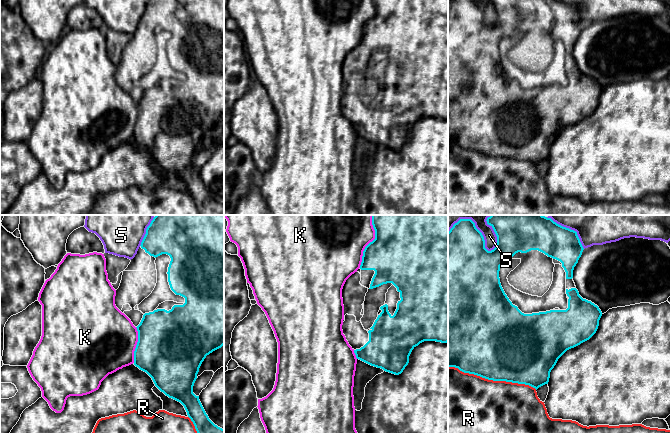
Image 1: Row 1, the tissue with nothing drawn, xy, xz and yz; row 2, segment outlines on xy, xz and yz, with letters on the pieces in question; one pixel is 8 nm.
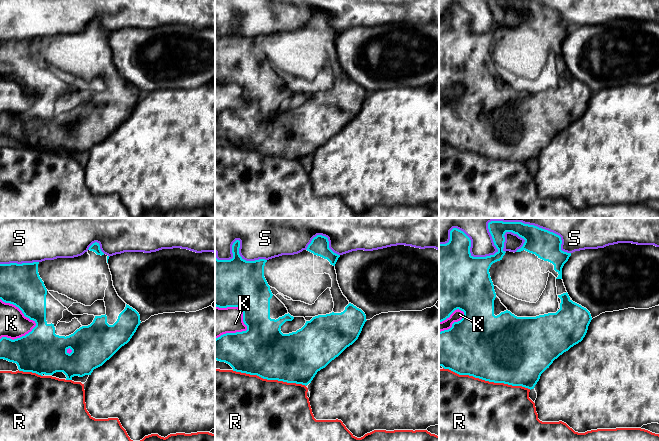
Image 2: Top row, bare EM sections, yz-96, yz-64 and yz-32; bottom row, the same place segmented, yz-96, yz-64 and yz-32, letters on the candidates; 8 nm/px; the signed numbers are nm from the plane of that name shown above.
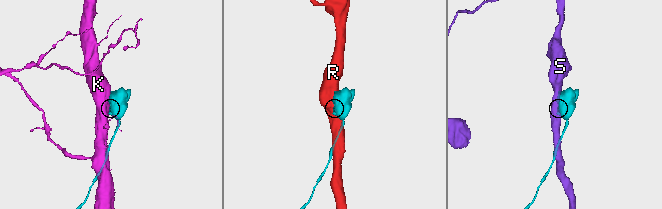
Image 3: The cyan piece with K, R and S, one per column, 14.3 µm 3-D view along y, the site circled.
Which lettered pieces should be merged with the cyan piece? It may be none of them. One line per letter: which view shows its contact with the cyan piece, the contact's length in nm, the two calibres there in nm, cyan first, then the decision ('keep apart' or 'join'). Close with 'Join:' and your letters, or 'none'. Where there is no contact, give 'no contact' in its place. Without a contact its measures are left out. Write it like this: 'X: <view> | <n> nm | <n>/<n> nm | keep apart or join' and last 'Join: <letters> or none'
K: xz | 360 nm | 440/420 nm | keep apart
R: yz | 750 nm | 500/480 nm | keep apart
S: yz | 260 nm | 460/100 nm | keep apart
Join: none

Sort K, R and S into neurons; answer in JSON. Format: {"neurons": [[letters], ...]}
{"neurons": [["K"], ["R"], ["S"]]}

